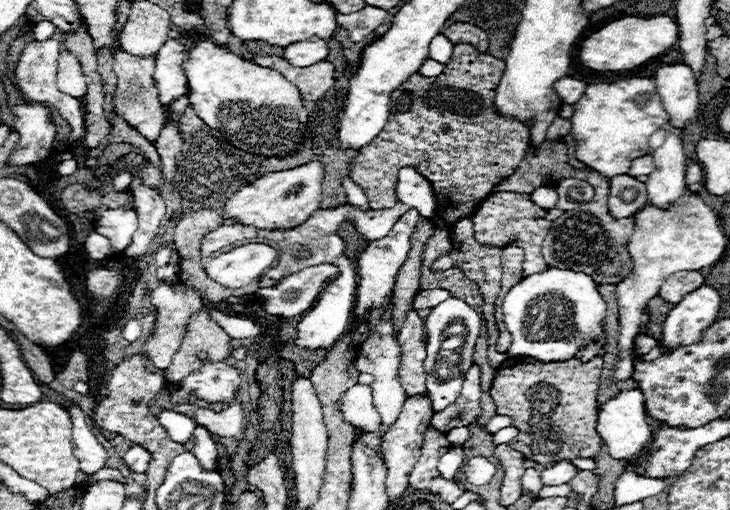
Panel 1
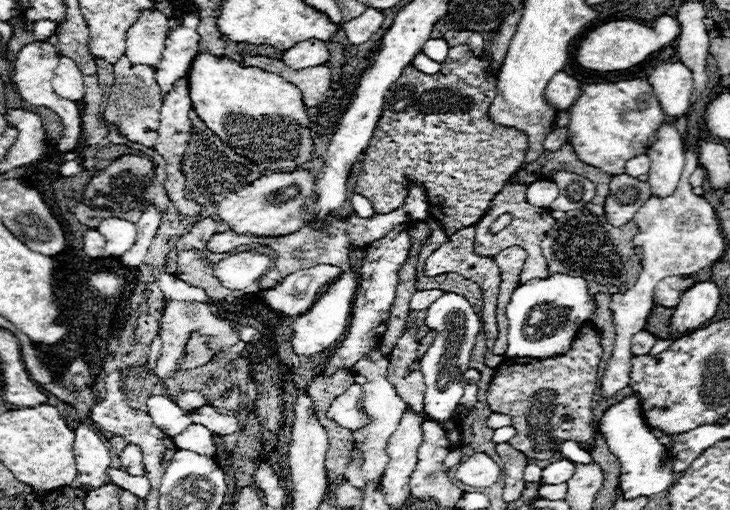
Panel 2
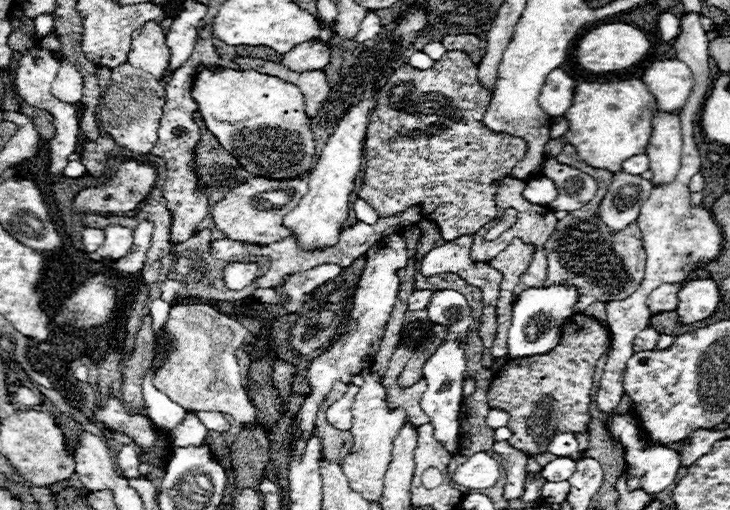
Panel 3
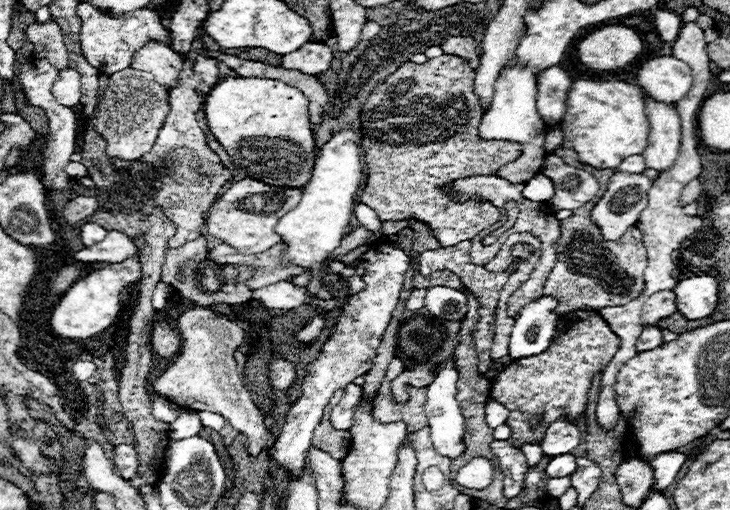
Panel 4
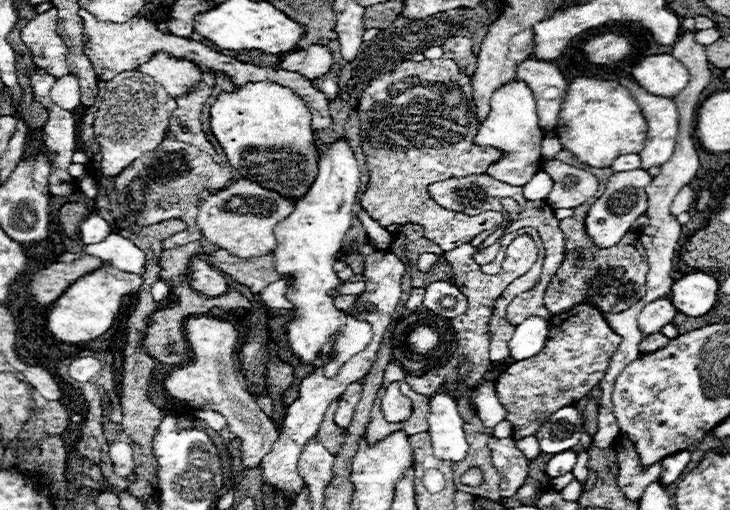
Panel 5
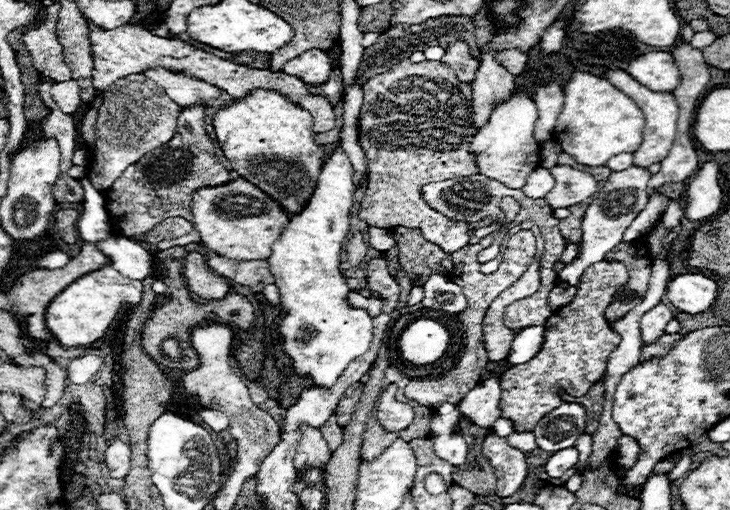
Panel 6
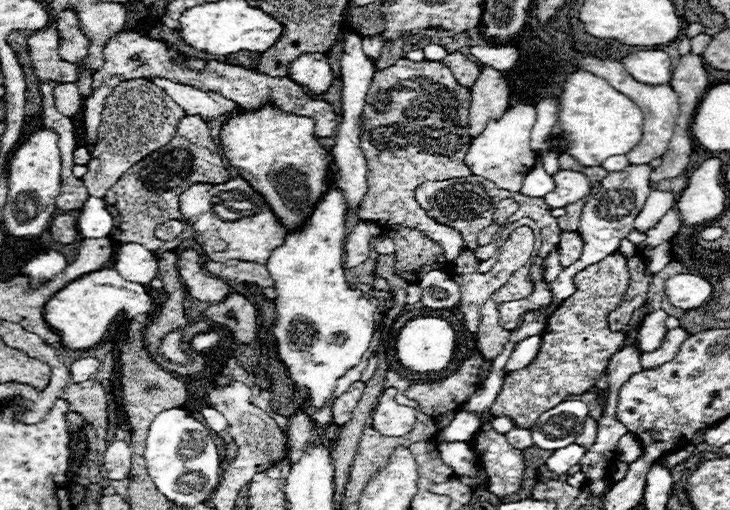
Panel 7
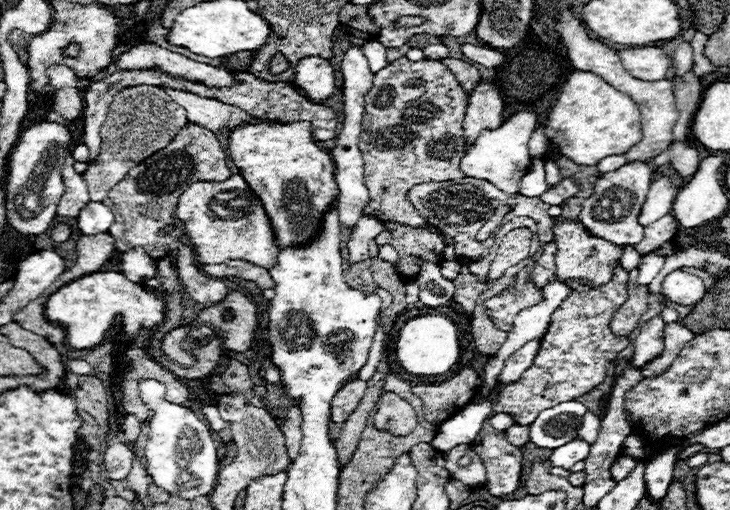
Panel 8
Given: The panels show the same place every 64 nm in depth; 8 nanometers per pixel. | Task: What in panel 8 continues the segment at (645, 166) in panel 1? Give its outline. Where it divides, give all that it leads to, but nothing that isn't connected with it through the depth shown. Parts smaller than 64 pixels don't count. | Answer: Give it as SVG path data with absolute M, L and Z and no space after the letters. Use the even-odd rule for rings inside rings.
M608 156L608 158L600 160L600 164L598 164L596 168L598 168L600 172L614 172L614 170L622 168L624 164L628 164L624 156Z

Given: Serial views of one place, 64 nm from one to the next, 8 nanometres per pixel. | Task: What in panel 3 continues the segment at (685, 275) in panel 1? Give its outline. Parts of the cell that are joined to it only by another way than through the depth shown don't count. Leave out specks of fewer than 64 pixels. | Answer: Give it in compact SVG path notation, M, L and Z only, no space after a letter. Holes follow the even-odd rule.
M684 282L678 284L662 284L648 296L650 312L670 312L678 306L678 290L684 286Z

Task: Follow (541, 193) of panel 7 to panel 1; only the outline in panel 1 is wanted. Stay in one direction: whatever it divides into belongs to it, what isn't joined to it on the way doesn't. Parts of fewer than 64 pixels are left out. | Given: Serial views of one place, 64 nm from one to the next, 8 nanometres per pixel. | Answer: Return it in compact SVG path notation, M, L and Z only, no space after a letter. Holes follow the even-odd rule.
M538 188L532 192L532 200L544 208L544 210L550 210L556 206L556 200L558 200L558 192L556 188Z

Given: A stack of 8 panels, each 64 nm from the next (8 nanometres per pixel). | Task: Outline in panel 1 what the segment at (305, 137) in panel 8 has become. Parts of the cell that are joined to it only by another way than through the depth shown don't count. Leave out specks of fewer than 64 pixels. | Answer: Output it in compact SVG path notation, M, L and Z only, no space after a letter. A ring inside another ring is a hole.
M198 34L196 40L186 42L188 60L184 62L184 74L188 78L188 100L192 110L212 128L218 130L226 140L236 148L252 154L286 154L296 150L296 144L302 140L302 132L308 122L308 112L302 100L300 90L288 82L280 72L248 62L246 58L230 52L226 46L218 46L212 38Z

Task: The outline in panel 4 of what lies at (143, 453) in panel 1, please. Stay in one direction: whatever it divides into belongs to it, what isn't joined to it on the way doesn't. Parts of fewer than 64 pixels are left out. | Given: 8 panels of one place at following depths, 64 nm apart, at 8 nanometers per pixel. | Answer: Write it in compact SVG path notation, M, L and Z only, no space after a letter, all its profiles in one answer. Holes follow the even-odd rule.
M118 444L118 446L114 446L112 462L114 462L118 474L124 476L126 480L130 480L132 476L136 476L138 460L136 460L136 450L134 450L132 444Z

